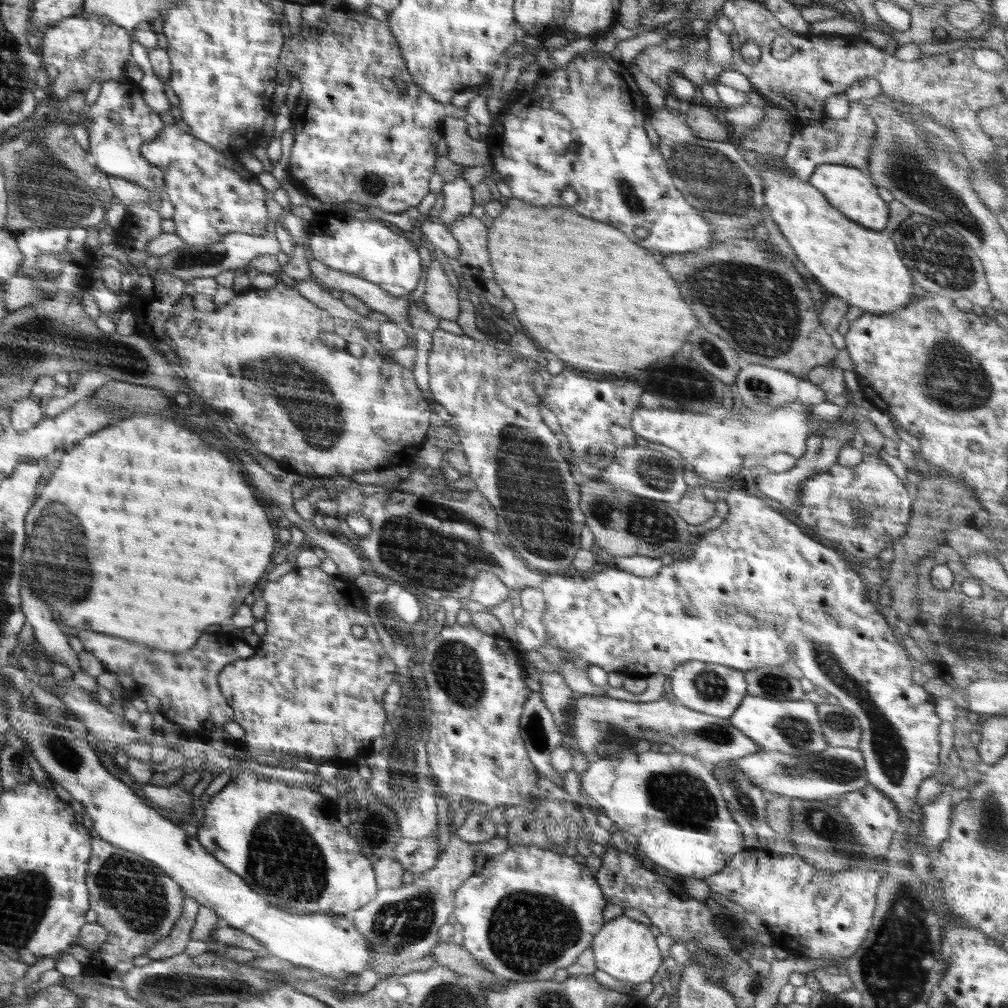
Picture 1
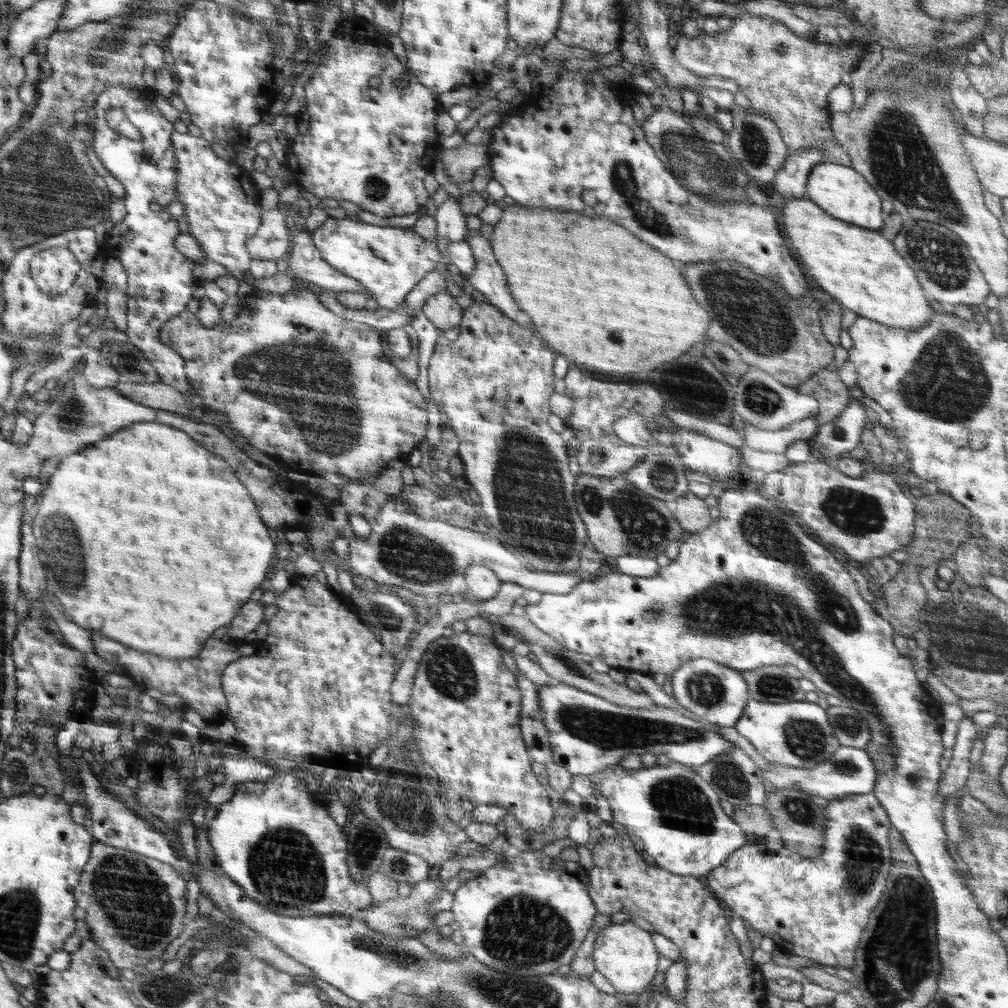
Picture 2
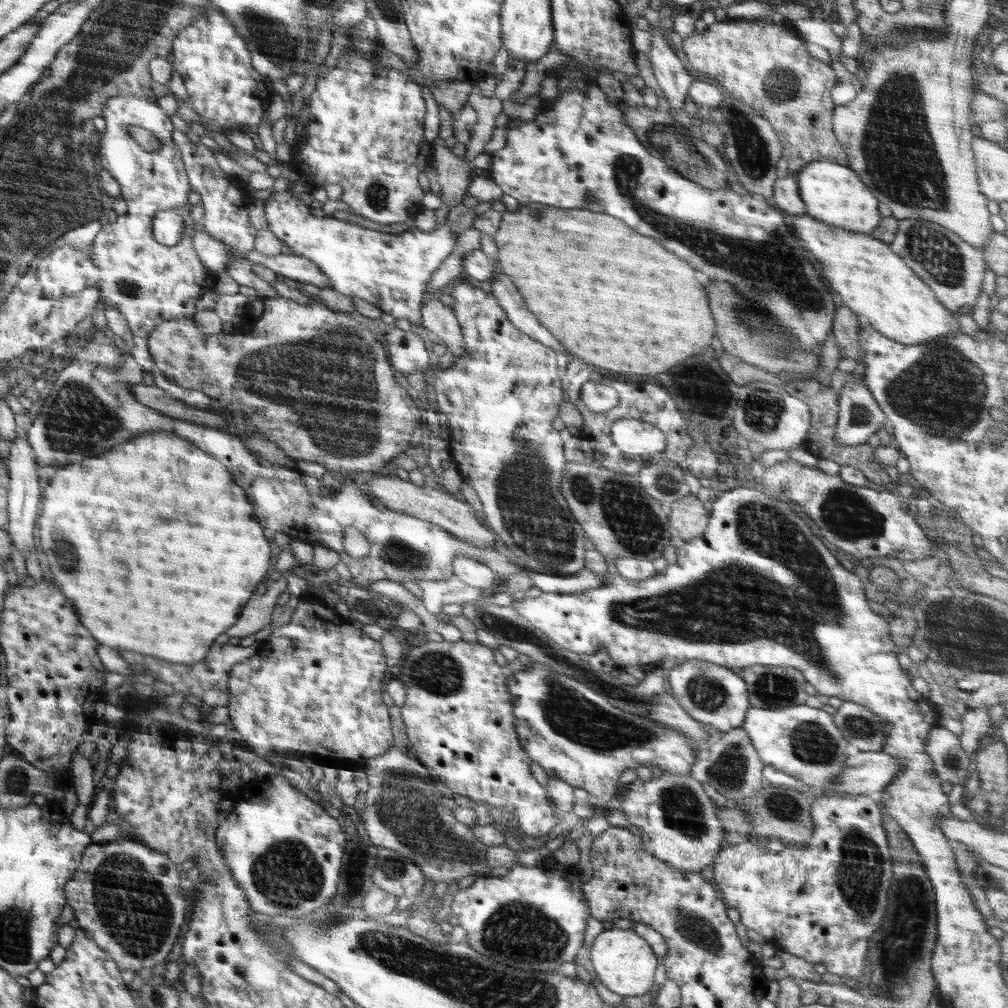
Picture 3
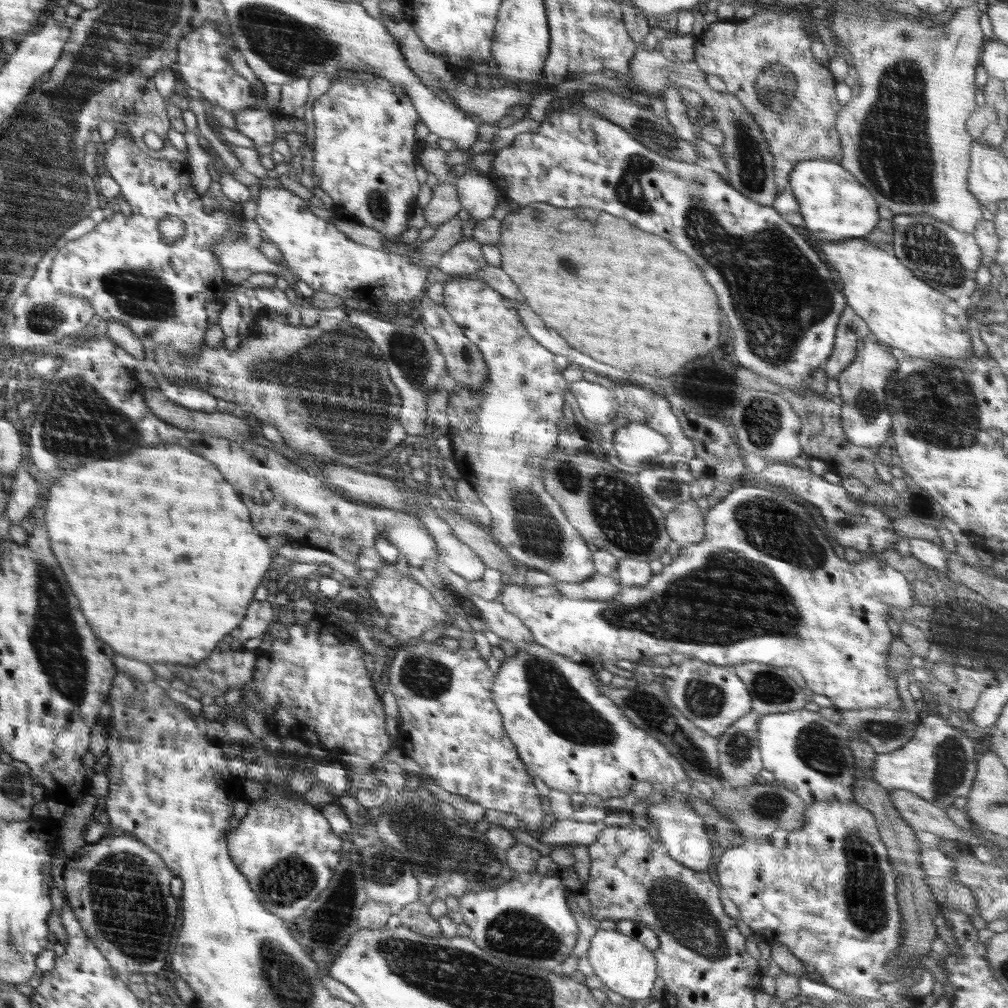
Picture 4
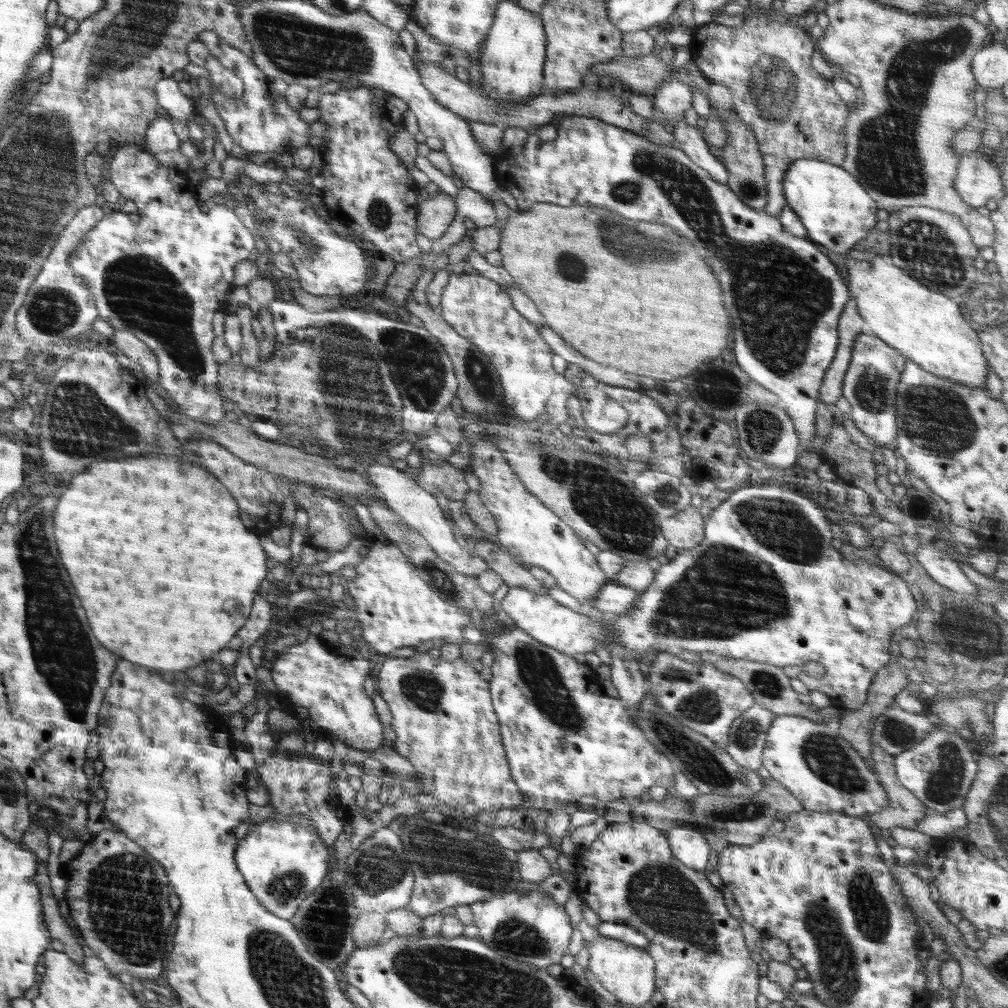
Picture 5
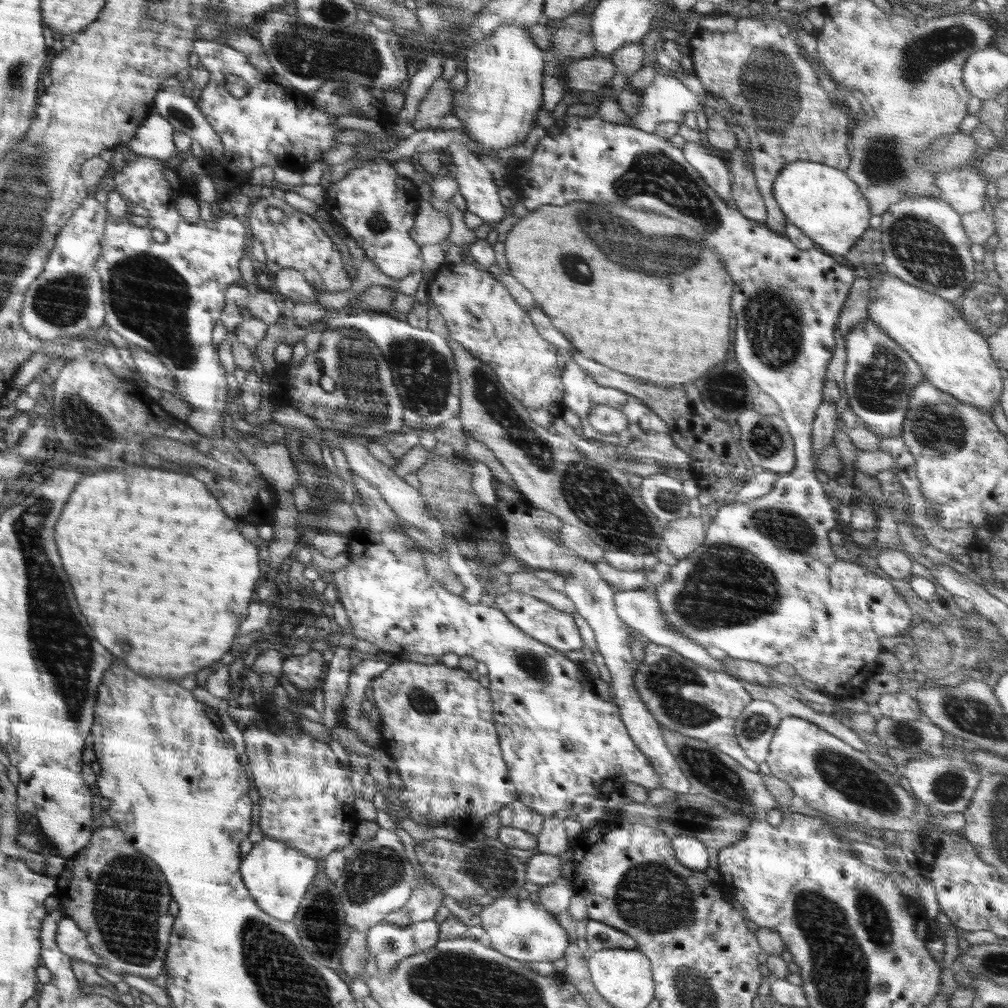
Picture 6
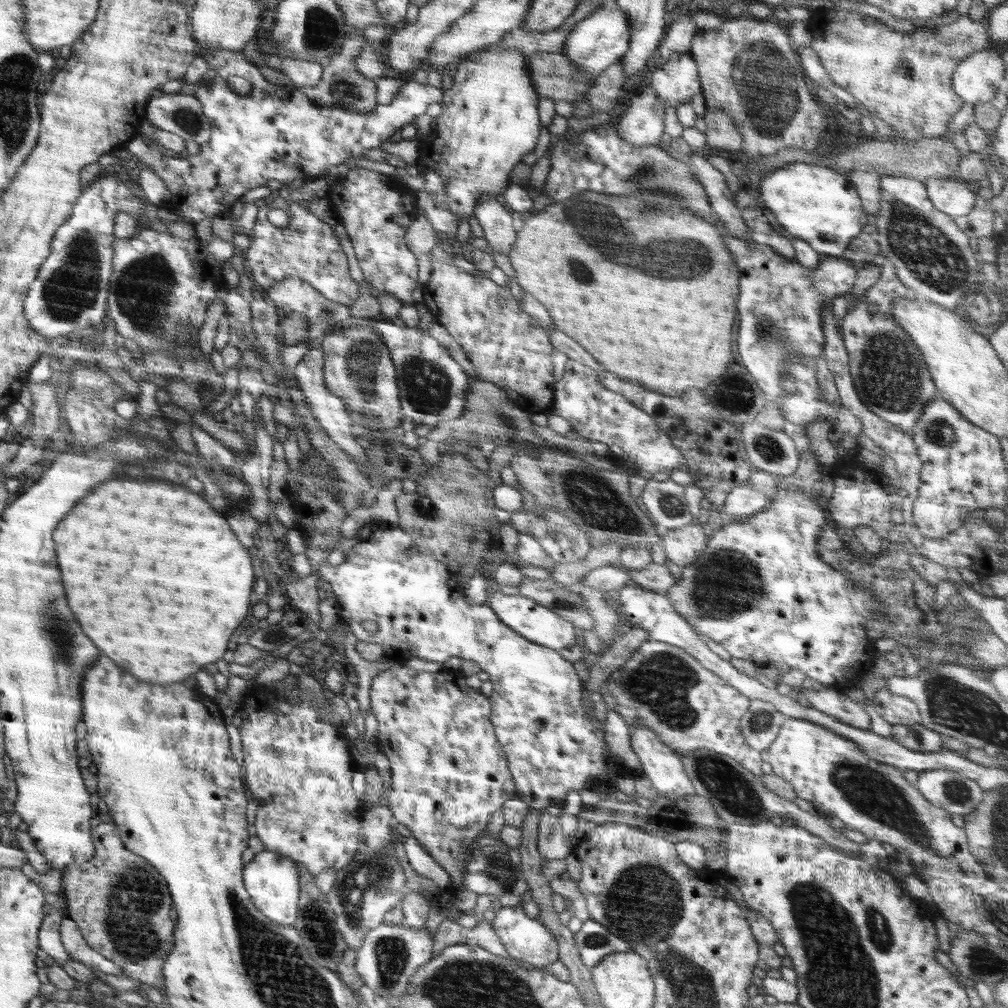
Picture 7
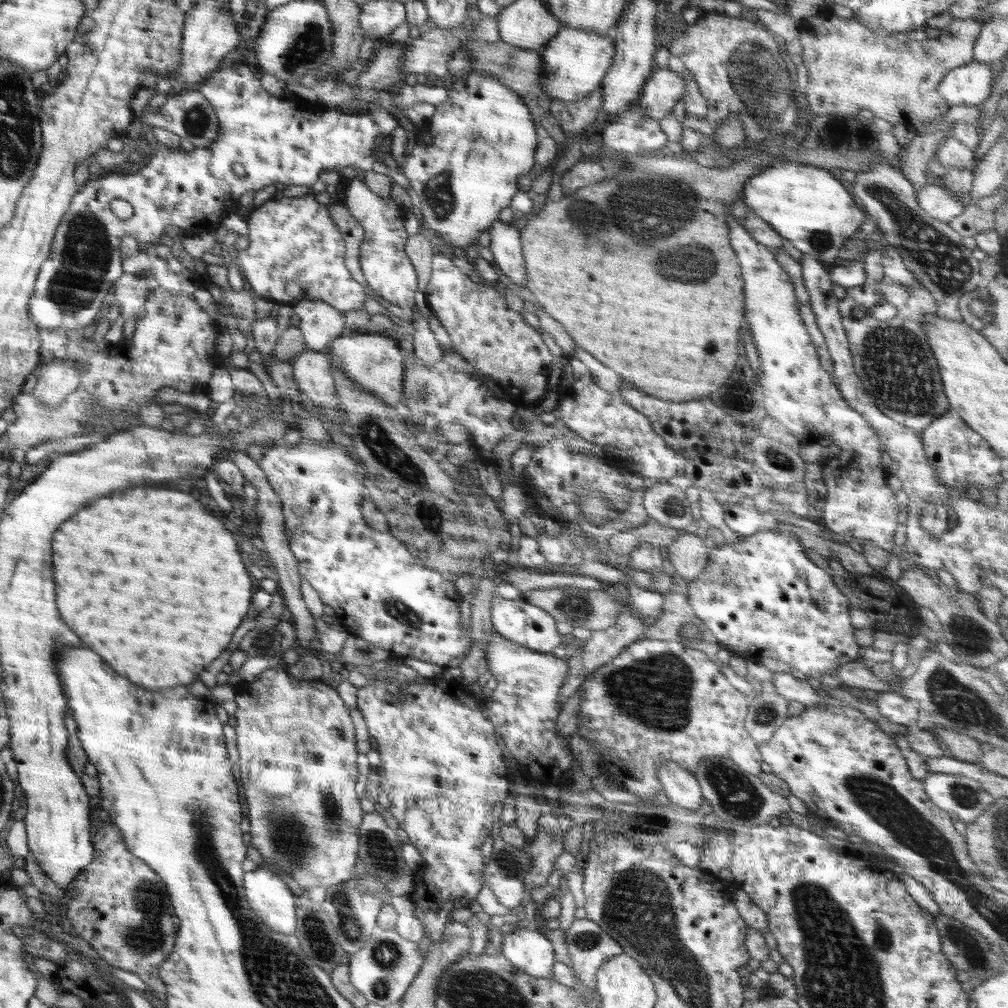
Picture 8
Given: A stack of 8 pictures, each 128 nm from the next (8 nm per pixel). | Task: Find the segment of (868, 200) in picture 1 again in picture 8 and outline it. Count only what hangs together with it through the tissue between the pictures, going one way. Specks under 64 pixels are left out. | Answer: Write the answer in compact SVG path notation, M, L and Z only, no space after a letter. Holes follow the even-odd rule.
M774 161L772 164L766 165L761 169L762 170L760 170L758 174L754 174L752 178L748 178L748 181L743 187L743 192L740 195L743 198L744 204L746 204L748 208L751 208L756 216L765 220L781 237L788 239L794 248L798 249L804 255L816 259L820 263L834 261L834 259L838 257L838 252L842 249L845 240L850 238L850 236L857 234L860 225L864 220L868 219L868 214L855 202L855 198L850 192L847 184L840 179L836 179L828 169L818 168L811 164L804 164L796 161Z

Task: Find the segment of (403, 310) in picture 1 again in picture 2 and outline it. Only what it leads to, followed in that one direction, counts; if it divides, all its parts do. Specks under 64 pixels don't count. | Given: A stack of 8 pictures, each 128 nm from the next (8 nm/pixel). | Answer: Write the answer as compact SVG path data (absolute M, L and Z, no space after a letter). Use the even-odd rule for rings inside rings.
M308 231L299 232L292 236L292 254L288 258L288 272L294 277L307 280L322 289L334 292L359 292L366 297L365 309L373 311L377 309L376 301L365 288L353 278L346 276L332 268L330 264L321 258L320 252L314 247L314 242L309 237Z

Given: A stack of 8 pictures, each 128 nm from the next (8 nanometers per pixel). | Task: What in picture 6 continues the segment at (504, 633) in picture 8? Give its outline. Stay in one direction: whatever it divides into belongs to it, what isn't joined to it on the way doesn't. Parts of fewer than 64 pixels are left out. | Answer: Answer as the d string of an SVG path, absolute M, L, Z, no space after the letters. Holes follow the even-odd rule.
M510 591L502 595L498 594L494 600L496 601L496 609L504 613L514 627L520 628L520 631L526 632L532 639L567 655L573 655L582 648L583 640L573 621L573 614L557 610L538 598L517 591Z

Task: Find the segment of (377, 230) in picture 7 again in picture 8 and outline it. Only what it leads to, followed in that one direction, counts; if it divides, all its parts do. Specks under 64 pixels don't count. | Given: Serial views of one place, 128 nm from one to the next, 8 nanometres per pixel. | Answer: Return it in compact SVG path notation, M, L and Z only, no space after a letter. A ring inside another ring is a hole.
M362 177L354 178L347 184L344 196L344 205L353 216L354 223L364 229L364 236L360 242L360 264L369 288L376 290L388 302L412 310L418 290L417 272L405 254L407 240L410 237L404 228L407 210L396 204L391 195L380 197L371 192Z

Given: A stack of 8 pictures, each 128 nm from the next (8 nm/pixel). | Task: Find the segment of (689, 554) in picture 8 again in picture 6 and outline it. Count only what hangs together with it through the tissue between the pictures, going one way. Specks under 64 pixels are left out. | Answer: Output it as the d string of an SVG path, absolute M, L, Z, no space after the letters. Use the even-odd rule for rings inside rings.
M694 515L688 518L671 520L663 528L662 544L676 556L677 560L684 560L691 552L703 545L705 527L700 517Z

